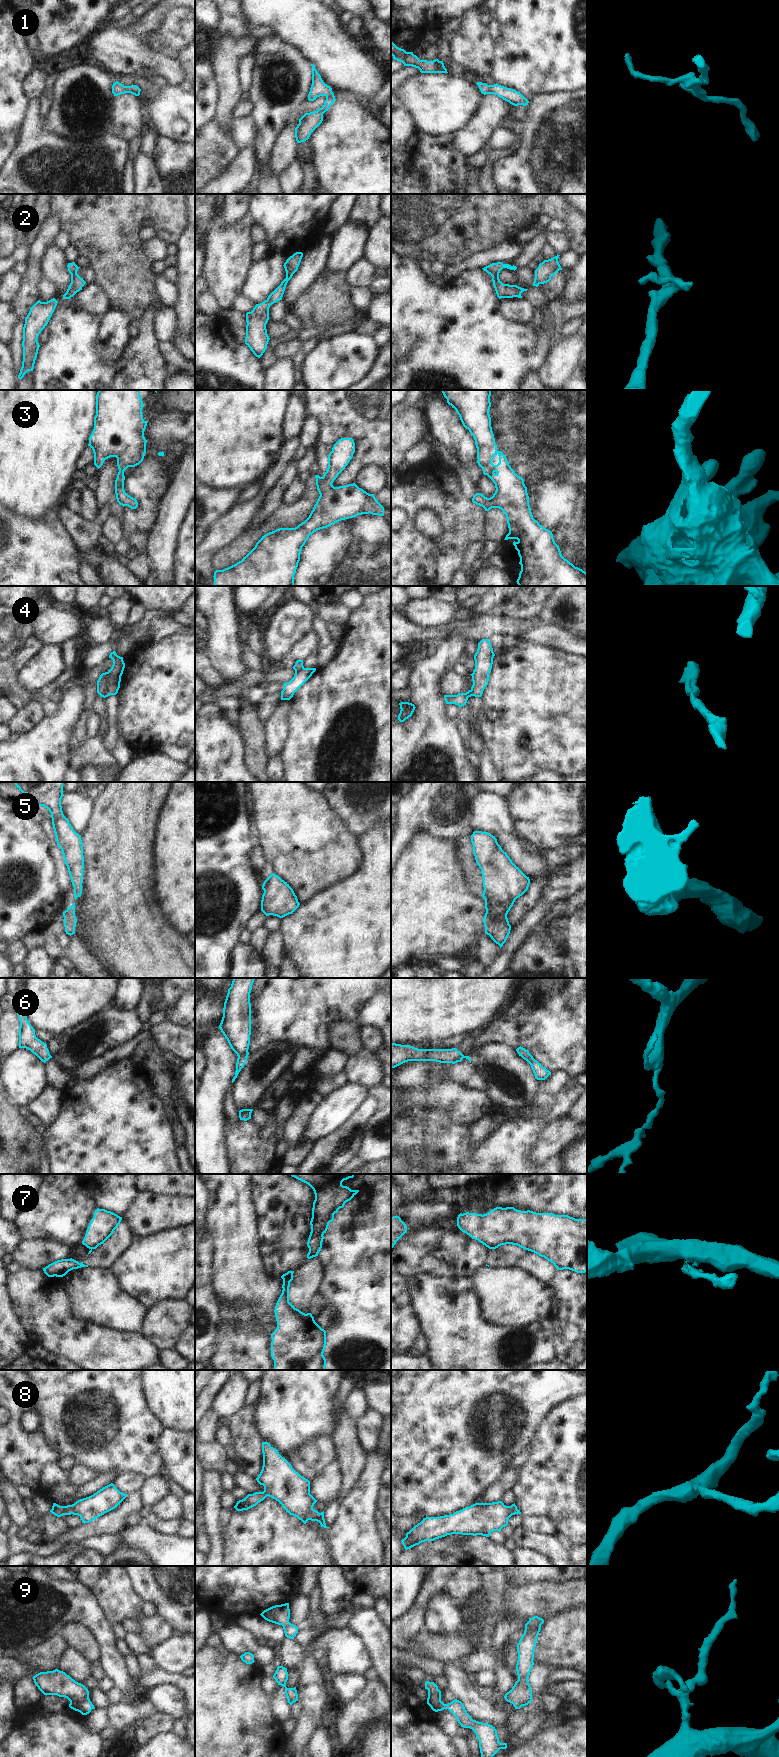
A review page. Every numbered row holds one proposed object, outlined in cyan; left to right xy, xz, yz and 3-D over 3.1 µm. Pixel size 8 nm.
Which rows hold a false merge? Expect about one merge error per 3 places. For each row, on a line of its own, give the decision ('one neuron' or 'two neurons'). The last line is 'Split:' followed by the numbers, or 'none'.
1: one neuron
2: one neuron
3: one neuron
4: two neurons
5: two neurons
6: two neurons
7: two neurons
8: one neuron
9: one neuron
Split: 4, 5, 6, 7

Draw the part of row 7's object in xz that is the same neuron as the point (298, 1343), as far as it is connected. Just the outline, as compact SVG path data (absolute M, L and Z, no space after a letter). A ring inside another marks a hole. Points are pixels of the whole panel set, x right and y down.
M294 1271L283 1274L282 1293L275 1306L277 1328L271 1334L271 1357L274 1370L325 1370L326 1359L323 1355L326 1348L326 1331L314 1320L311 1313L303 1313L287 1300L287 1286Z

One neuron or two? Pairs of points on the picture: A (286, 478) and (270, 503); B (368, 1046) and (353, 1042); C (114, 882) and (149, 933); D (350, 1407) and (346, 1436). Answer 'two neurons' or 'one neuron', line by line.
A: one neuron
B: two neurons
C: one neuron
D: two neurons

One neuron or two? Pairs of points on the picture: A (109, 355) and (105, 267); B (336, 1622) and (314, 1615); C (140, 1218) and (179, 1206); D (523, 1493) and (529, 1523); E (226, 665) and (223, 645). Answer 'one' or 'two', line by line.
A: two
B: one
C: one
D: two
E: one

